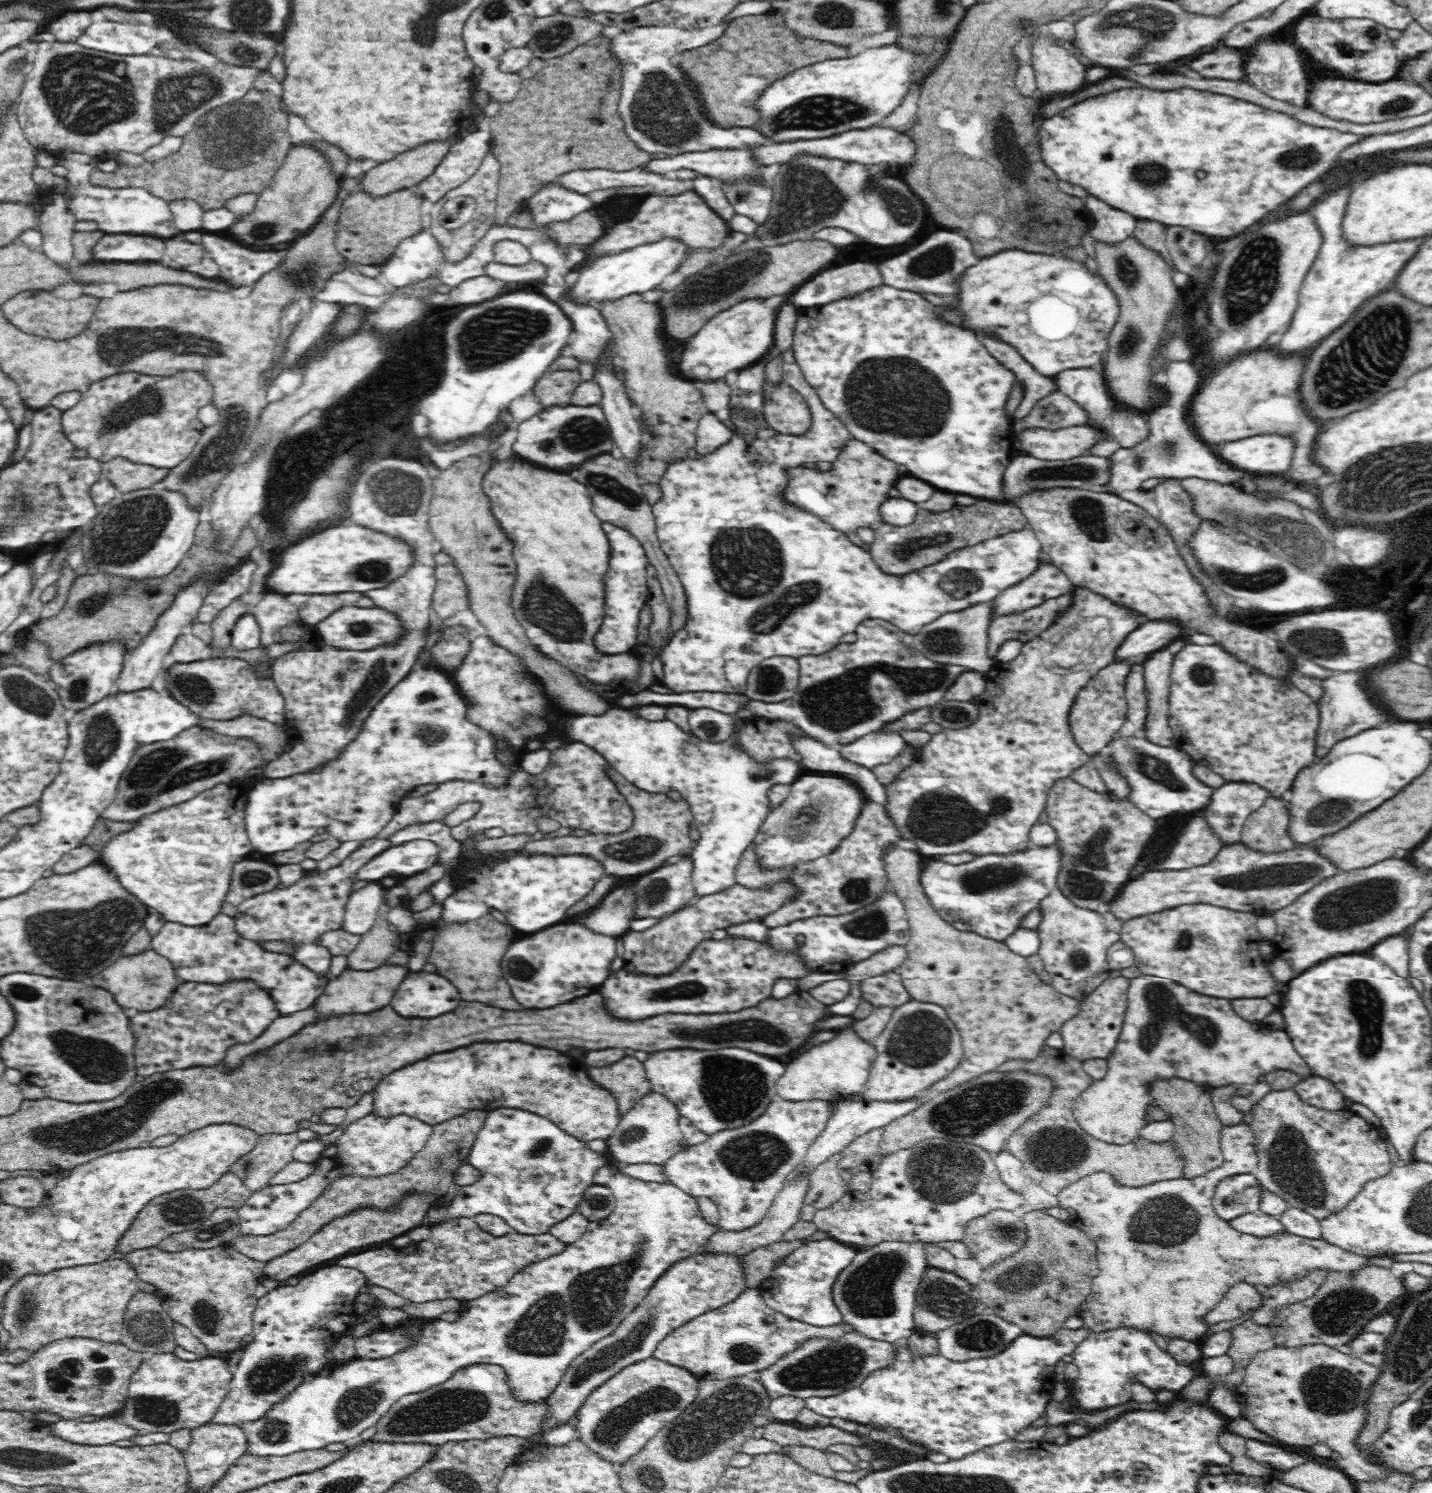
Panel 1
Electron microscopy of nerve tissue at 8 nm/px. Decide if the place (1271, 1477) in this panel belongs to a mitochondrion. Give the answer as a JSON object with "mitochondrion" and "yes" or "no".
{"mitochondrion":"no"}

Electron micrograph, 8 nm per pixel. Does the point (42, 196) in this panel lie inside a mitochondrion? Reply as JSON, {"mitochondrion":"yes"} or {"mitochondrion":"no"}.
{"mitochondrion":"no"}

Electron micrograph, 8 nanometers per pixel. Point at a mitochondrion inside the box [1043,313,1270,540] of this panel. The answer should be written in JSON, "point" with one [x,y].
{"point":[1170,448]}

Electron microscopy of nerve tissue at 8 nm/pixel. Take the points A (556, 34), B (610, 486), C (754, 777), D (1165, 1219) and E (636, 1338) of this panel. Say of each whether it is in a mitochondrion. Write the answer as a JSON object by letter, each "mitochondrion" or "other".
{"A":"mitochondrion","B":"mitochondrion","C":"mitochondrion","D":"mitochondrion","E":"mitochondrion"}

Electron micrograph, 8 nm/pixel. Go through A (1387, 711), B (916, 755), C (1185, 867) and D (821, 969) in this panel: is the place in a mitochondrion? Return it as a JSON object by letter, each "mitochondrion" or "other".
{"A":"other","B":"other","C":"other","D":"other"}

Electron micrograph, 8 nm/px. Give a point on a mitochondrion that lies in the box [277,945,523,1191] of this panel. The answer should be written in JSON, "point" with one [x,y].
{"point":[314,1072]}

